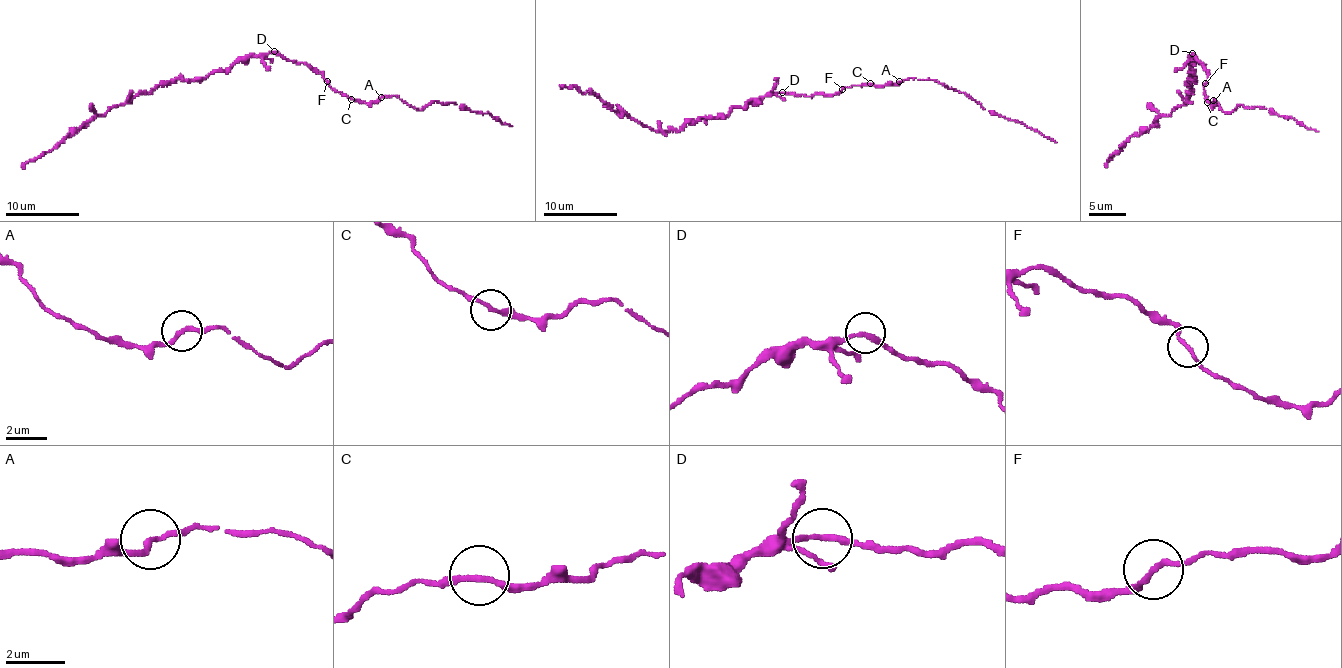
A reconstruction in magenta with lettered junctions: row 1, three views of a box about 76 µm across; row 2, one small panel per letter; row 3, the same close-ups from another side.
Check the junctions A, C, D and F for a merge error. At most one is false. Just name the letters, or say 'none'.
none

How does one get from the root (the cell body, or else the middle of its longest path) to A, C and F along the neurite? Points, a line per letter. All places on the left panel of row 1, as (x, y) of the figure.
A: (274, 53), (309, 64), (332, 88), (352, 99), (375, 103), (382, 97)
C: (274, 53), (309, 64), (332, 88), (351, 99)
F: (274, 53), (309, 64), (327, 81)

